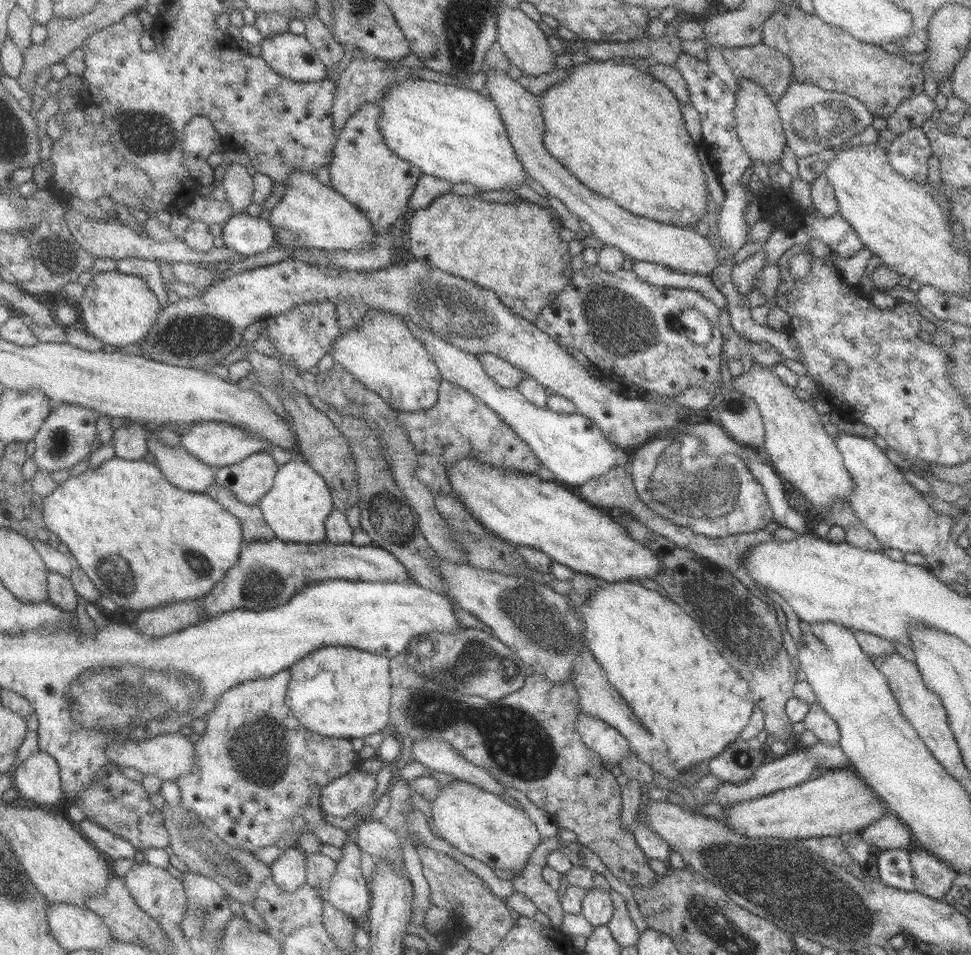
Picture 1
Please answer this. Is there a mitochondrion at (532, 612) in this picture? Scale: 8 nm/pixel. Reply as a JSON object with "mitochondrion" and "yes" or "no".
{"mitochondrion":"yes"}

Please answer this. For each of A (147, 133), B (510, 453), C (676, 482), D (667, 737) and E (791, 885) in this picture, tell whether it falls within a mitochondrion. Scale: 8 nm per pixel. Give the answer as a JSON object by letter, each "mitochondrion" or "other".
{"A":"mitochondrion","B":"mitochondrion","C":"mitochondrion","D":"other","E":"mitochondrion"}

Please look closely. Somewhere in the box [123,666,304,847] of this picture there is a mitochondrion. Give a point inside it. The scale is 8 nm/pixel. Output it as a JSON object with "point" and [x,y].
{"point":[258,743]}

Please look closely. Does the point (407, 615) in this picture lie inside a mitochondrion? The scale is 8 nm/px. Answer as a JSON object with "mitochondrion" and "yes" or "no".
{"mitochondrion":"no"}

